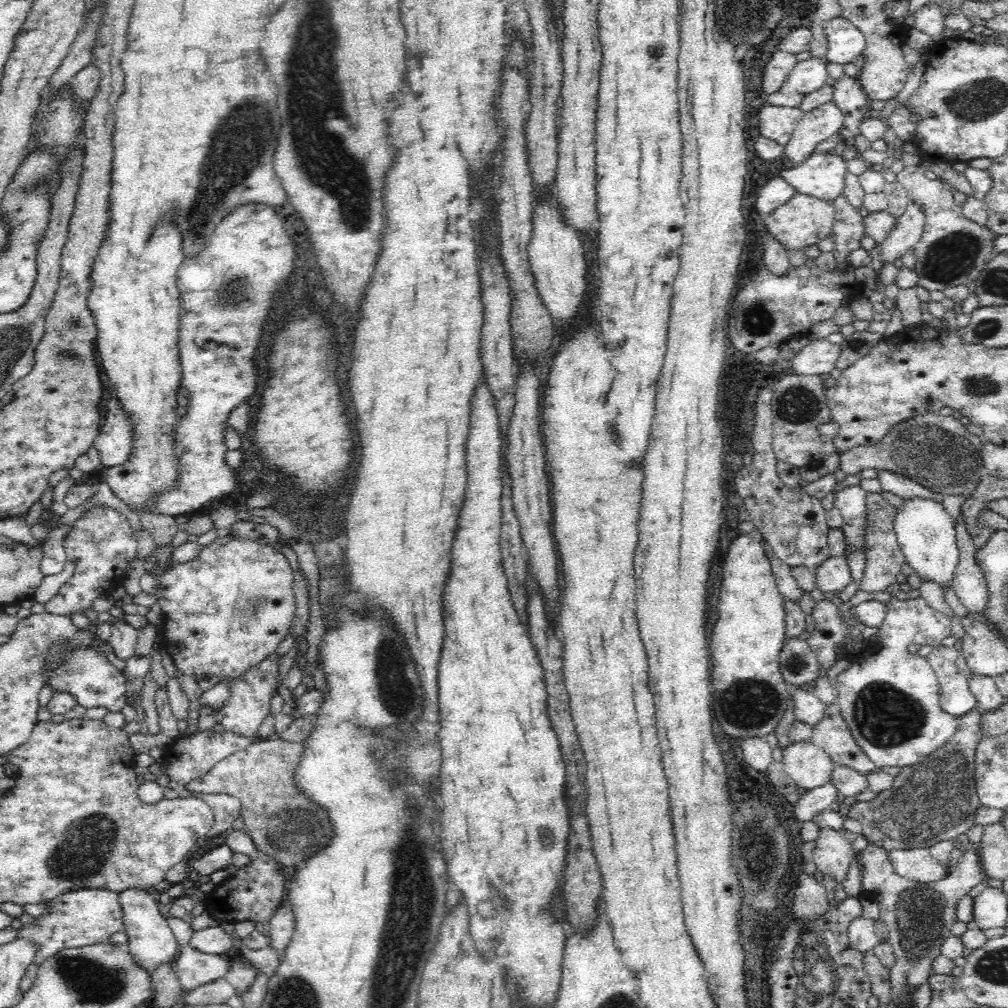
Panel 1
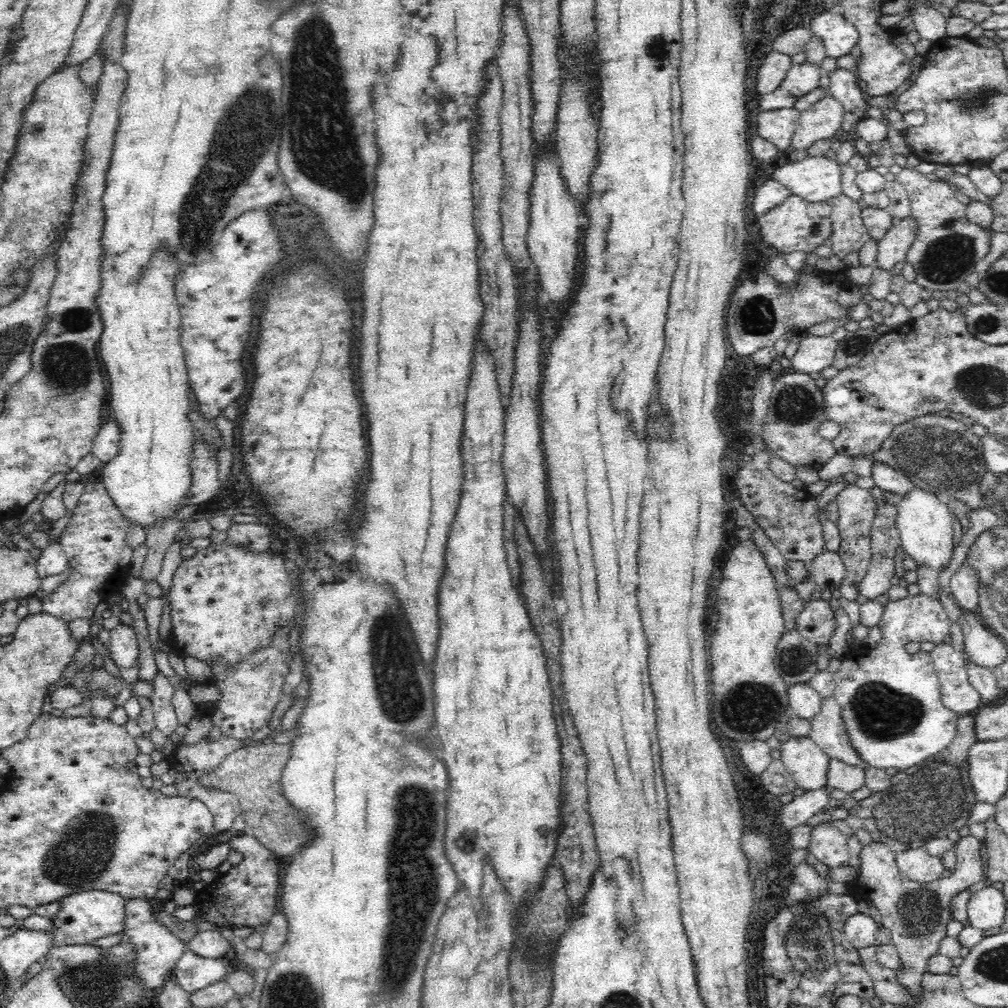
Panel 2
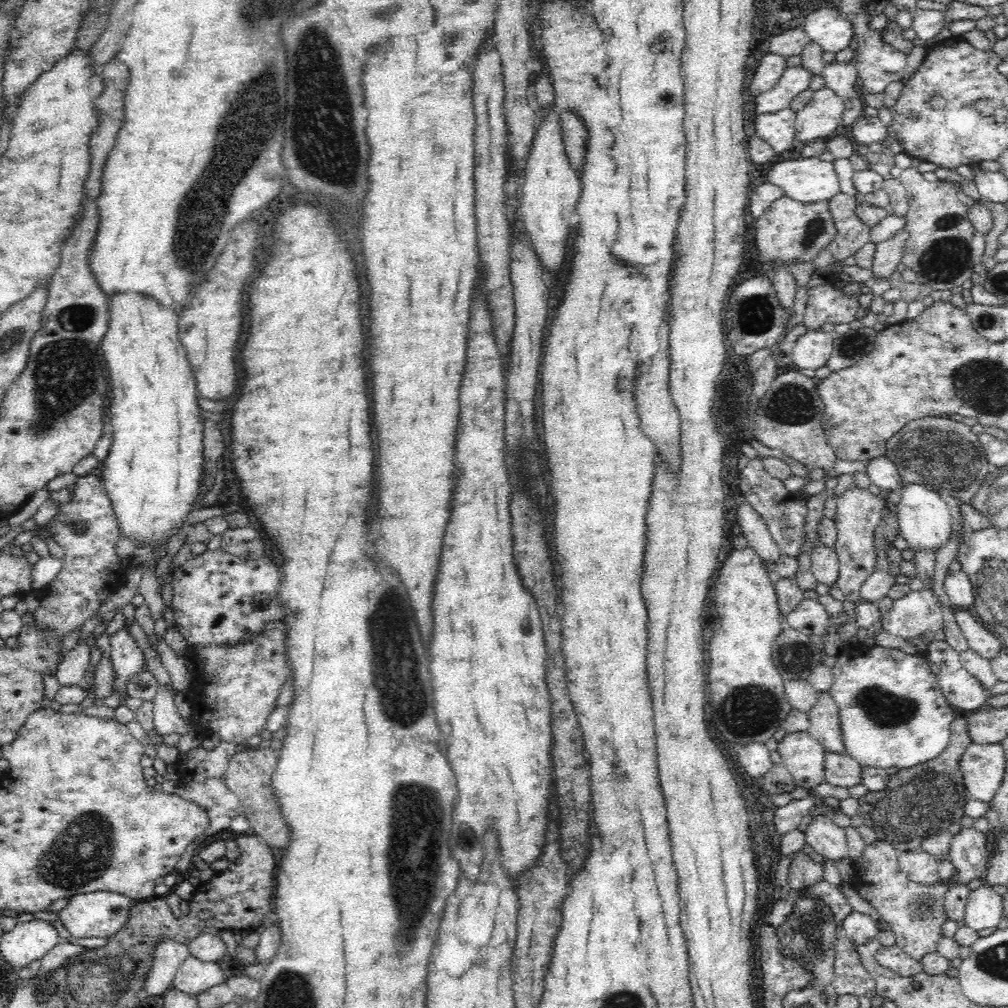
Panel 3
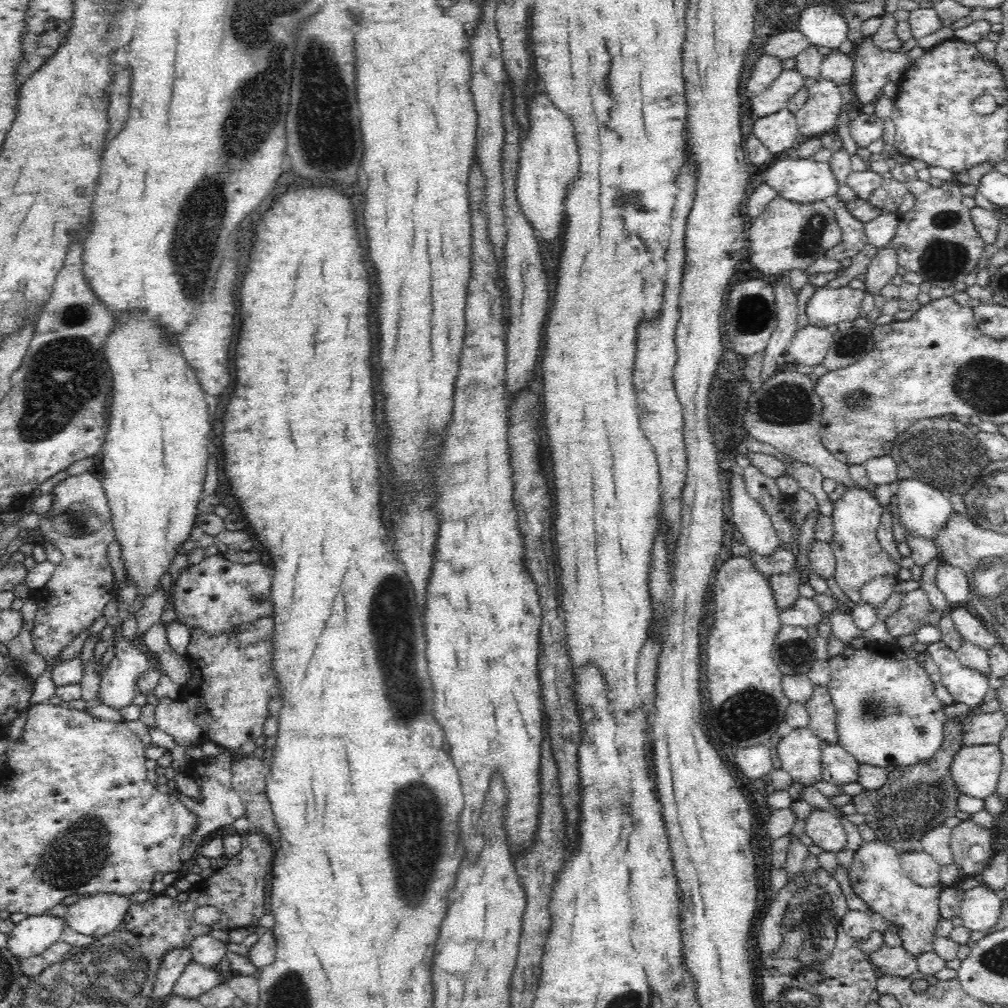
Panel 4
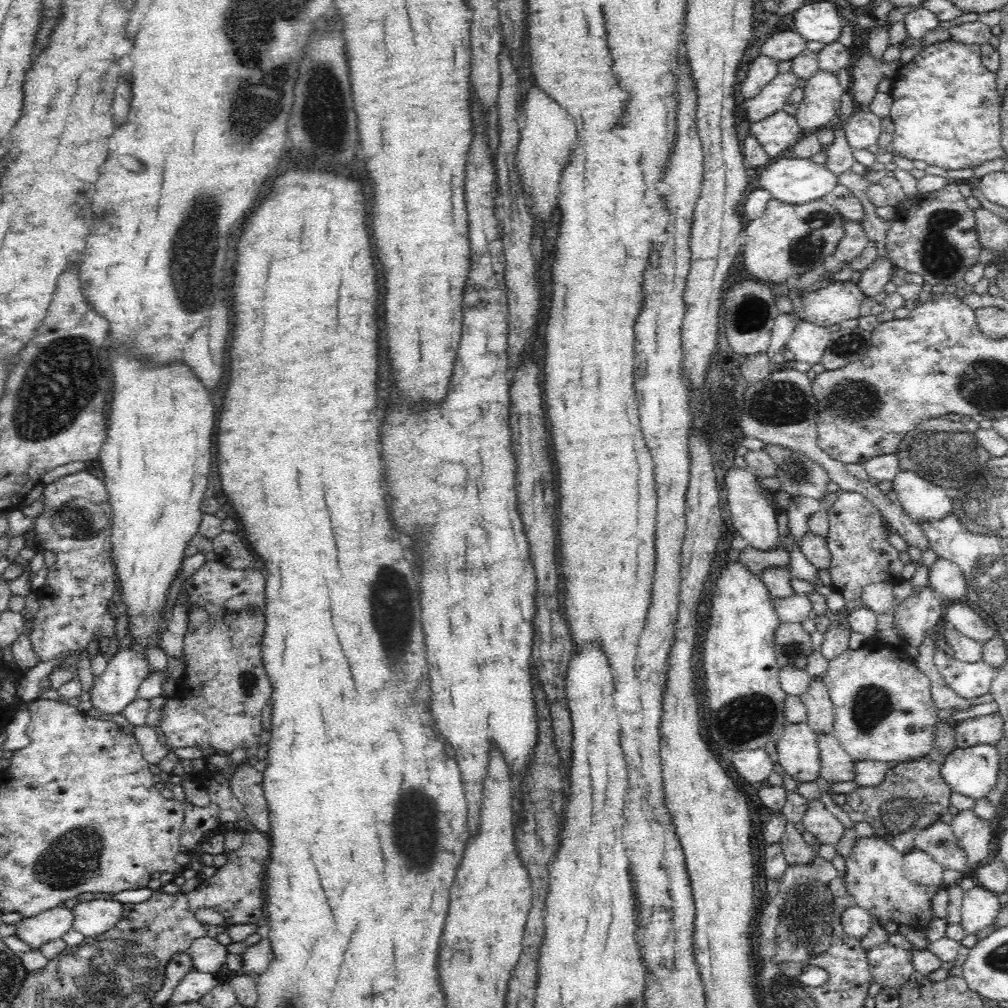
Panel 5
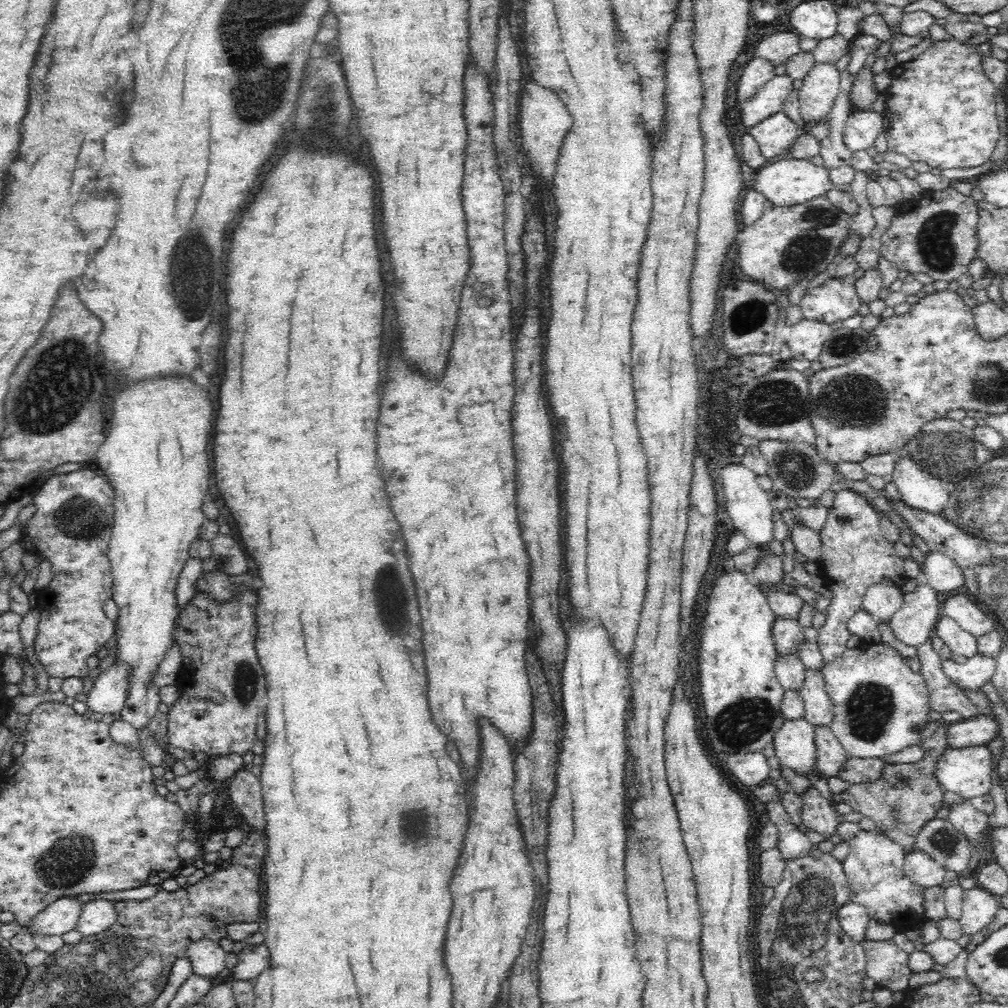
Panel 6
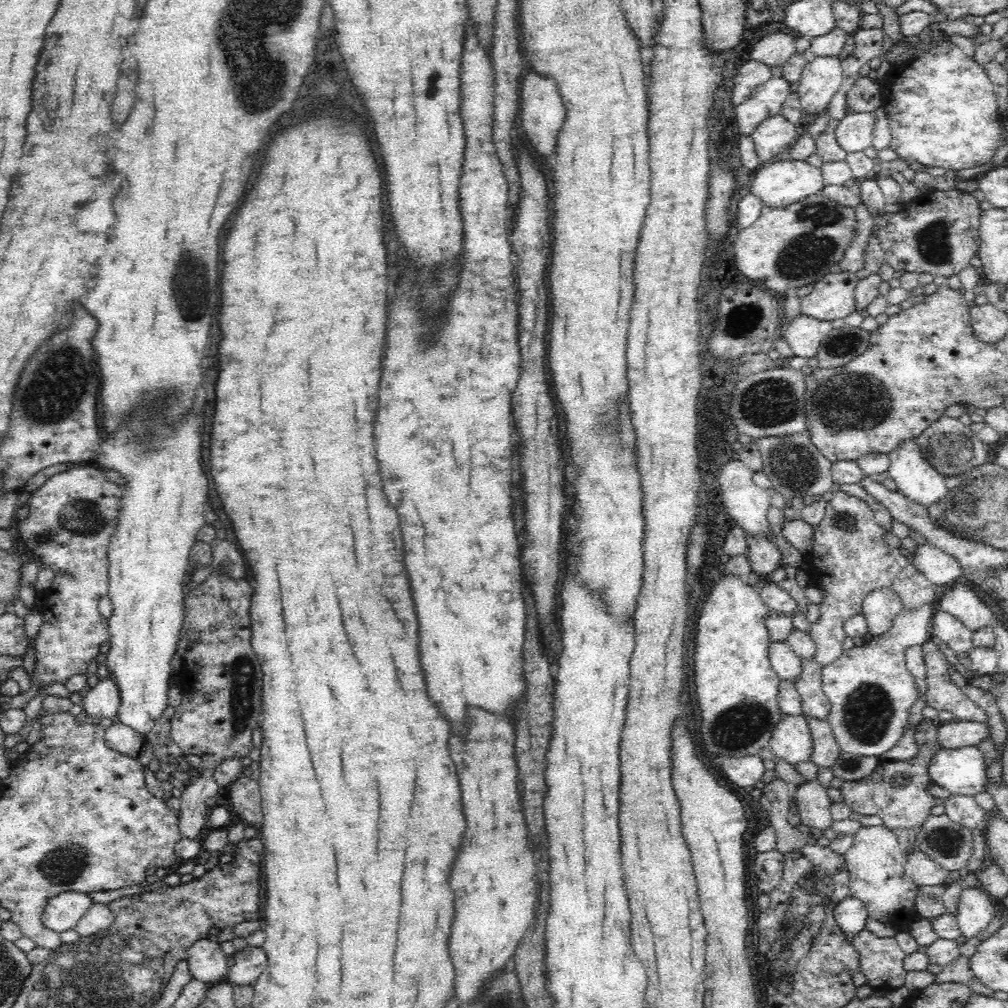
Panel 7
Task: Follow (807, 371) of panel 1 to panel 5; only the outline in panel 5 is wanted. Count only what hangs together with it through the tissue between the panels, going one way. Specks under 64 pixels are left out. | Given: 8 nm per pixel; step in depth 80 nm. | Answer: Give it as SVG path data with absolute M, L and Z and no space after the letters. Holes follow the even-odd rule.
M800 320L786 345L794 353L794 360L813 365L821 362L830 340L828 327Z

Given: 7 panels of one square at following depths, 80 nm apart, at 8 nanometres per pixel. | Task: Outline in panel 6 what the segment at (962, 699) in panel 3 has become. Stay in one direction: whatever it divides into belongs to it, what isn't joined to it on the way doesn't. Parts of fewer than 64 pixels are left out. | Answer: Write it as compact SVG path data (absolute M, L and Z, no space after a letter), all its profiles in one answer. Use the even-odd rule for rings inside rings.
M976 653L967 661L944 659L940 662L940 665L942 665L945 676L957 689L962 690L962 692L966 689L982 691L983 686L995 674L997 659Z

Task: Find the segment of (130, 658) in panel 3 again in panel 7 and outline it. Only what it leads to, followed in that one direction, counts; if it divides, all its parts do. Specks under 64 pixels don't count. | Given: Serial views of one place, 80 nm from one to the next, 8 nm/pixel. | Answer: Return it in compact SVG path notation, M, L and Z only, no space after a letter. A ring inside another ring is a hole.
M115 676L100 679L100 682L90 688L81 701L83 711L91 720L112 718L117 714L120 703L119 685Z

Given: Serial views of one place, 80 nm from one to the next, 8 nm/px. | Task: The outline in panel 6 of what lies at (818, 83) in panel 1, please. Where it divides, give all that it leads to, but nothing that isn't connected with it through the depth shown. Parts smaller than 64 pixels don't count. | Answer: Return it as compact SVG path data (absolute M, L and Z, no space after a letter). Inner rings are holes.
M786 74L775 75L753 98L741 102L739 112L744 128L750 132L756 124L780 112L794 90L793 82Z

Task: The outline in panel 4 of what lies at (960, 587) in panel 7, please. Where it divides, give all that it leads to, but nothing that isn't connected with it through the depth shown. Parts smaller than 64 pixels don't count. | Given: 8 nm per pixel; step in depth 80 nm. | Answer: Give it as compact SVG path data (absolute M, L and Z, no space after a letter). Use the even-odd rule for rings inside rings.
M953 606L947 615L963 638L980 647L980 649L987 652L991 646L999 642L999 638L996 638L996 635L992 634L992 631L989 631L983 622L971 614L969 606Z

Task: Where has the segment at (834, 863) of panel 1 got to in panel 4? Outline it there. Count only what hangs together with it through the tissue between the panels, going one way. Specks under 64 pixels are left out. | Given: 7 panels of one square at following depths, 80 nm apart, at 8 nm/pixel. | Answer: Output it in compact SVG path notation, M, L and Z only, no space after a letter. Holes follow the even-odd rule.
M812 807L810 816L805 820L805 833L822 850L838 854L846 847L846 830L834 814Z

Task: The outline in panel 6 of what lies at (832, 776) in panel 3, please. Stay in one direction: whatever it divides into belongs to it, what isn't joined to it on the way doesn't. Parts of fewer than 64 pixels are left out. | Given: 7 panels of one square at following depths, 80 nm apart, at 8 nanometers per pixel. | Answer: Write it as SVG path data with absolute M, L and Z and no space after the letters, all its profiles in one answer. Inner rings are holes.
M815 726L815 745L817 750L815 767L821 776L832 777L843 773L842 768L846 764L848 754L830 726Z

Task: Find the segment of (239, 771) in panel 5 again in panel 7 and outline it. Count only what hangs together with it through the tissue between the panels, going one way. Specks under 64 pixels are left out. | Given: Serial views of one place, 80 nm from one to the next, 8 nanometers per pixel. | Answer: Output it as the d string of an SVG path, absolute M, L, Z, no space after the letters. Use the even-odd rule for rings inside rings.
M243 773L228 786L230 800L234 811L240 815L247 825L263 824L261 794L258 781L246 777Z

